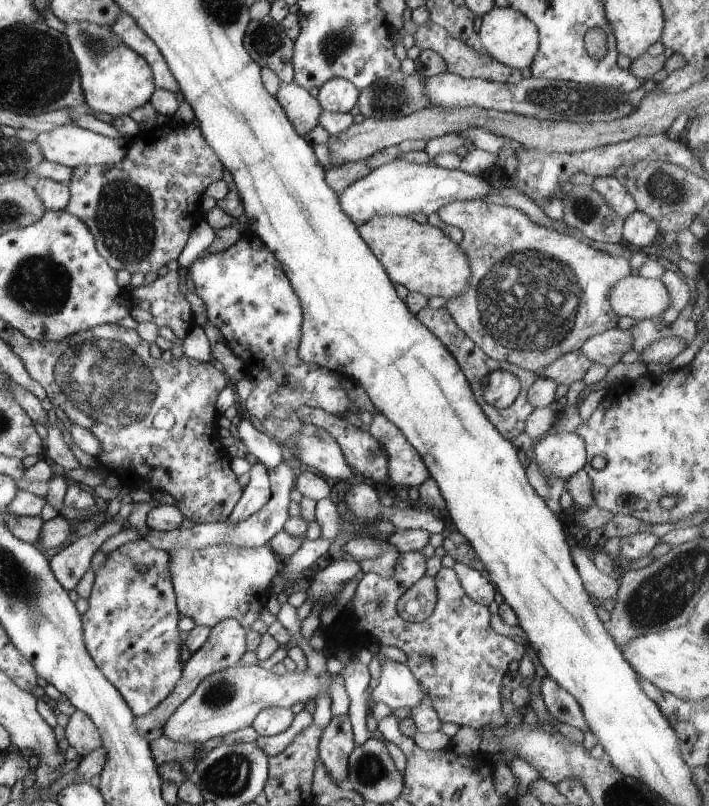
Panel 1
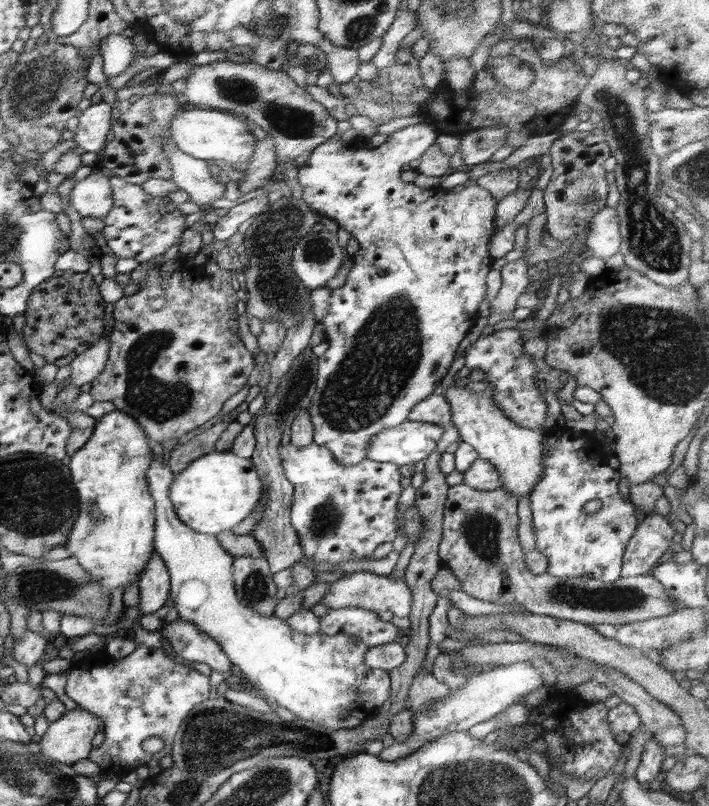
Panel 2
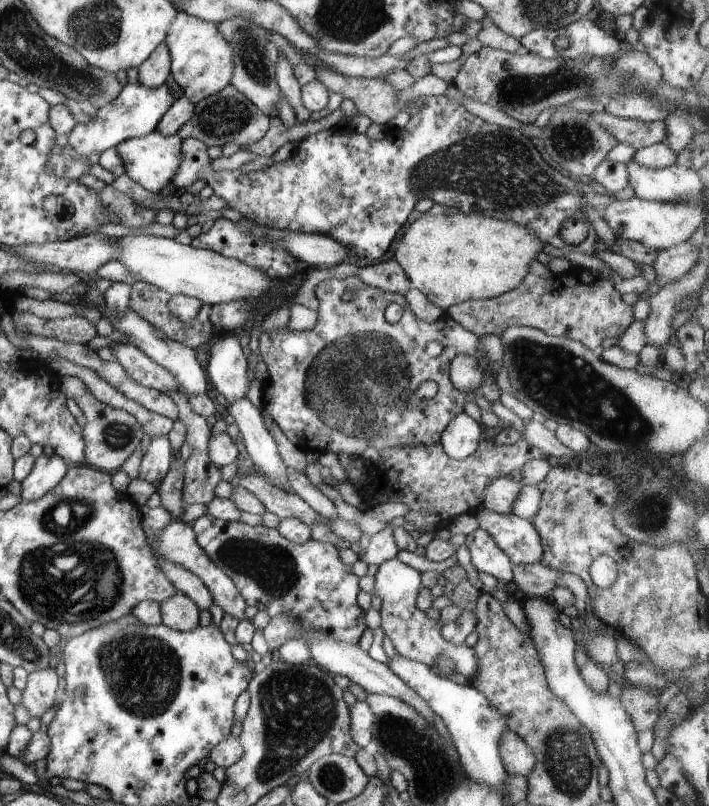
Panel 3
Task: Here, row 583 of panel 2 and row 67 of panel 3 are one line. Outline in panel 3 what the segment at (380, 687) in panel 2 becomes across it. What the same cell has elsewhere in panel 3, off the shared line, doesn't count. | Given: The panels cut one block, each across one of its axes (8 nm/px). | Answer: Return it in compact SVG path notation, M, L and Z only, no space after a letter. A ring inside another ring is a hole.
M178 11L165 40L171 56L172 78L188 102L196 104L231 84L234 51L230 43L224 40L216 23Z

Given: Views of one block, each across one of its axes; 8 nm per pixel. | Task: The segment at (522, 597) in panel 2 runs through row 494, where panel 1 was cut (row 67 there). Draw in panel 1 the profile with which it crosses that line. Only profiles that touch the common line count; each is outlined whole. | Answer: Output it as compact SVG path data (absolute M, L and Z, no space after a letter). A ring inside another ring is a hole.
M426 22L420 25L417 32L413 34L415 45L423 51L426 49L433 50L443 57L447 66L447 71L453 75L458 75L463 79L484 79L485 81L494 81L502 84L520 84L524 77L521 70L514 70L510 66L498 62L486 50L477 51L472 45L463 40L454 38L444 27L436 23Z

